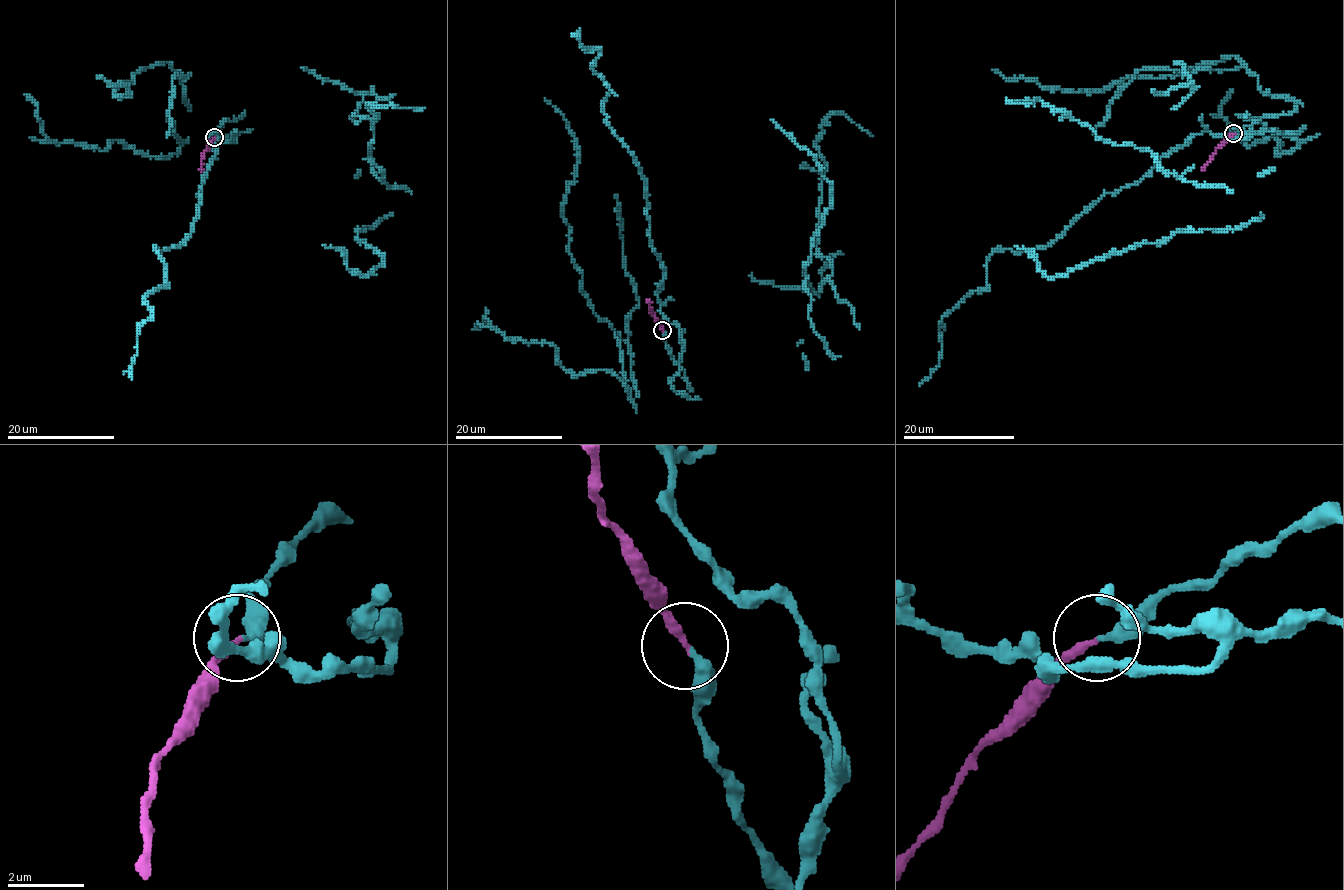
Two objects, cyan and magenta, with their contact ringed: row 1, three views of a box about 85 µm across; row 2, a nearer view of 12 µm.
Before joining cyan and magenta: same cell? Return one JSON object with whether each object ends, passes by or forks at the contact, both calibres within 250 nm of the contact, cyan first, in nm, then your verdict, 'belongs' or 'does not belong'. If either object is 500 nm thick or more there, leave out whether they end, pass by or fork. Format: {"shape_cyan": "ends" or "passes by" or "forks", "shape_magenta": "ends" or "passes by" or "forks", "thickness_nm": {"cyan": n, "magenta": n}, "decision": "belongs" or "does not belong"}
{"shape_cyan": "ends", "shape_magenta": "ends", "thickness_nm": {"cyan": 280, "magenta": 220}, "decision": "belongs"}

